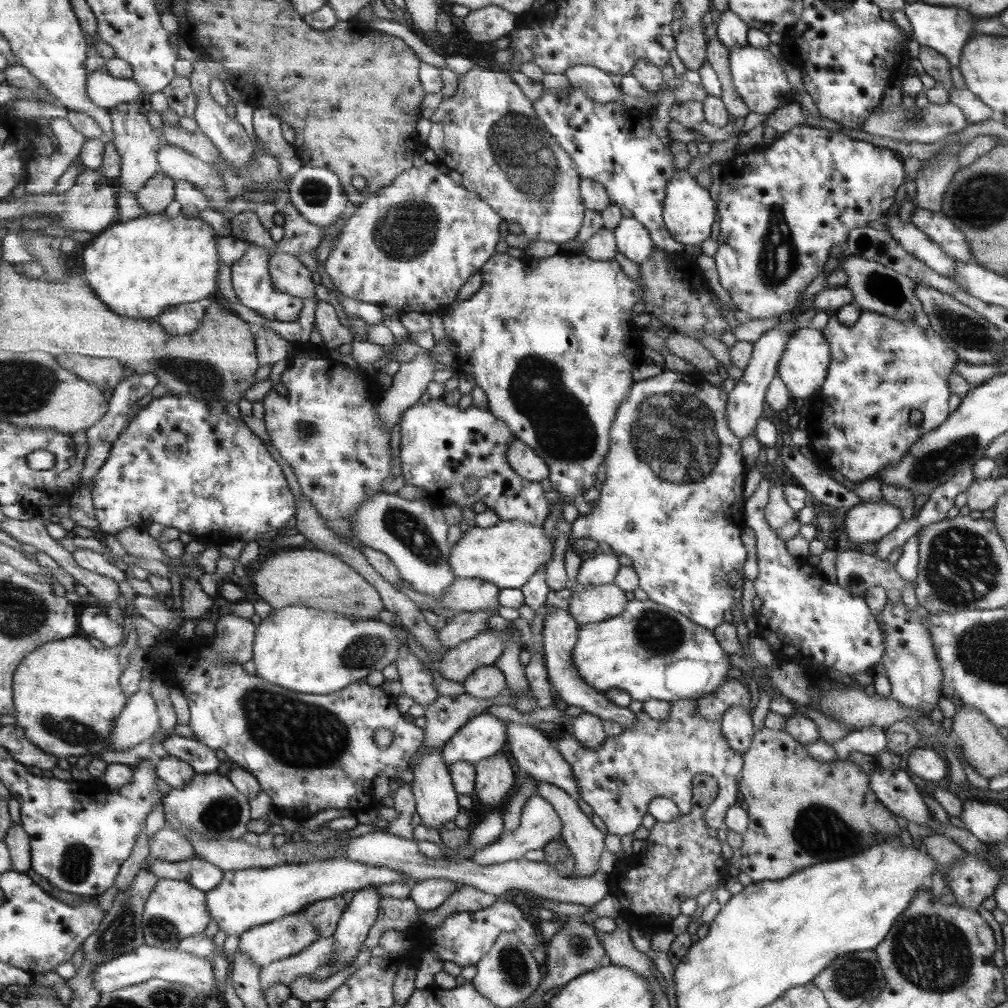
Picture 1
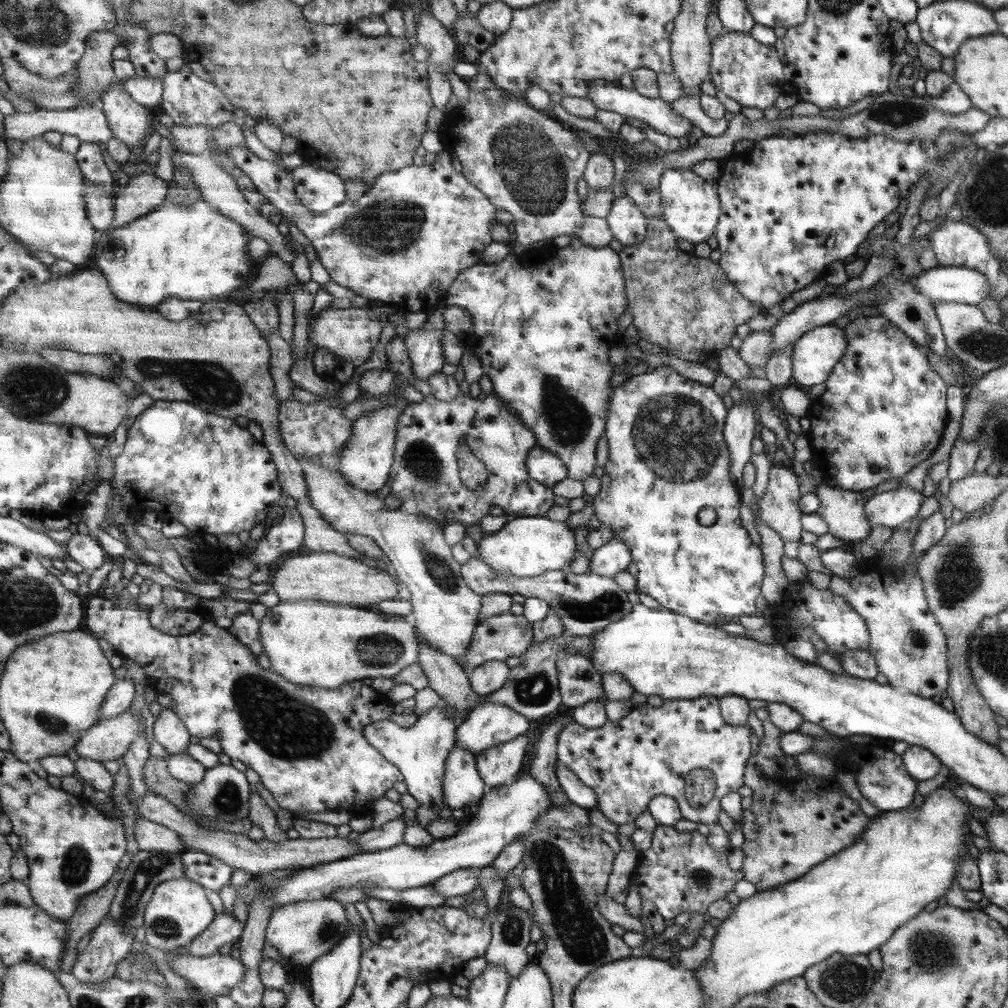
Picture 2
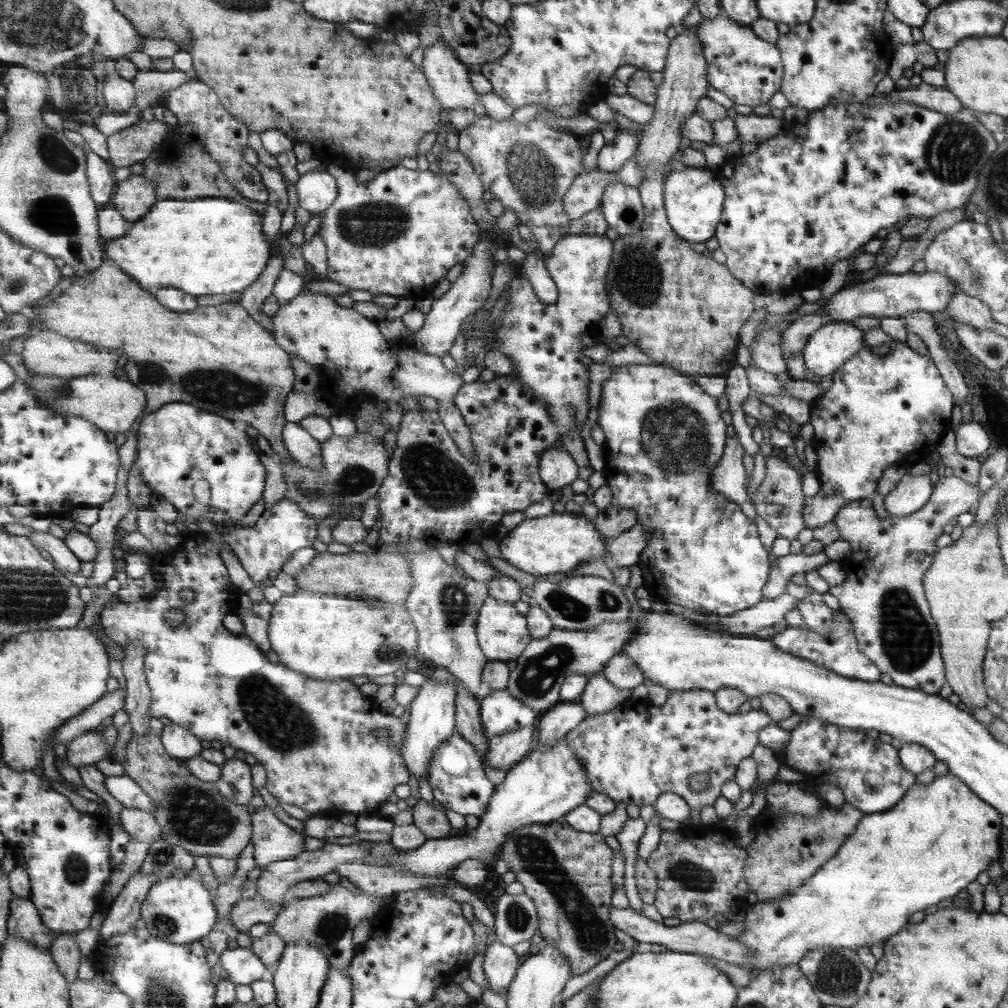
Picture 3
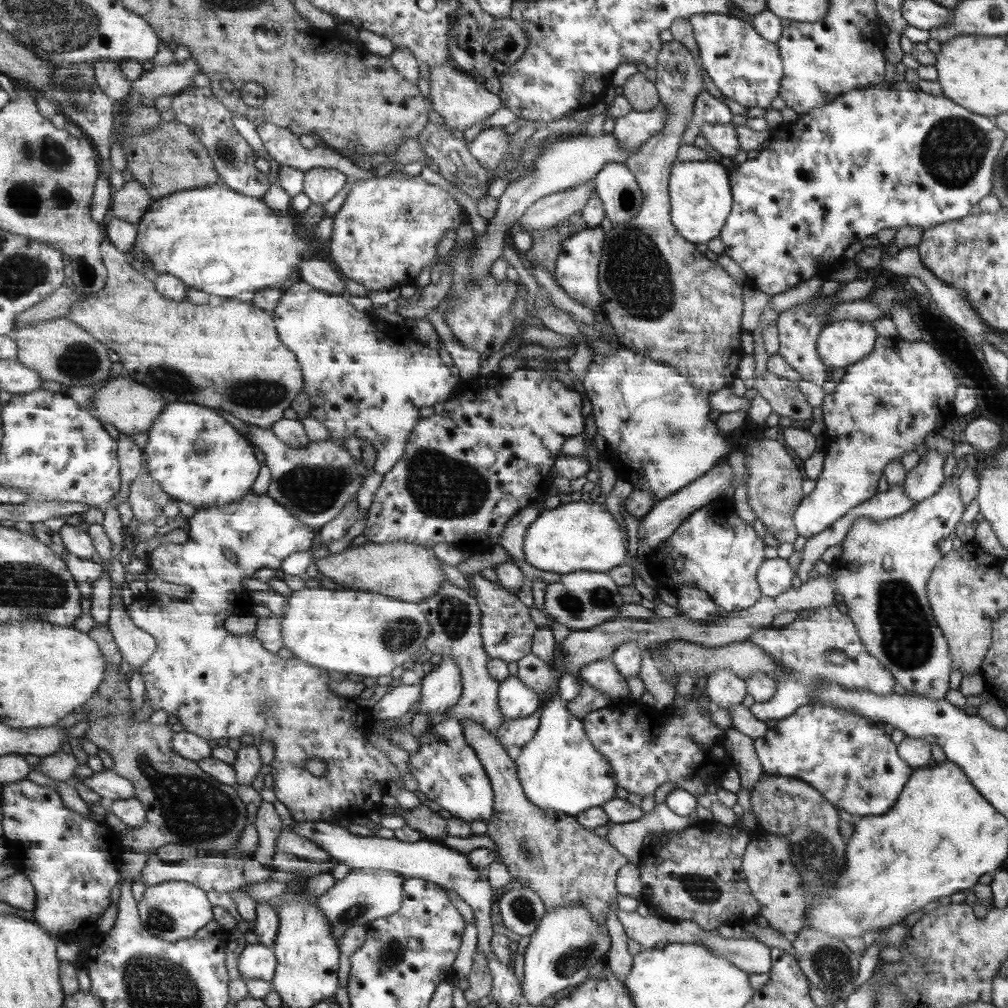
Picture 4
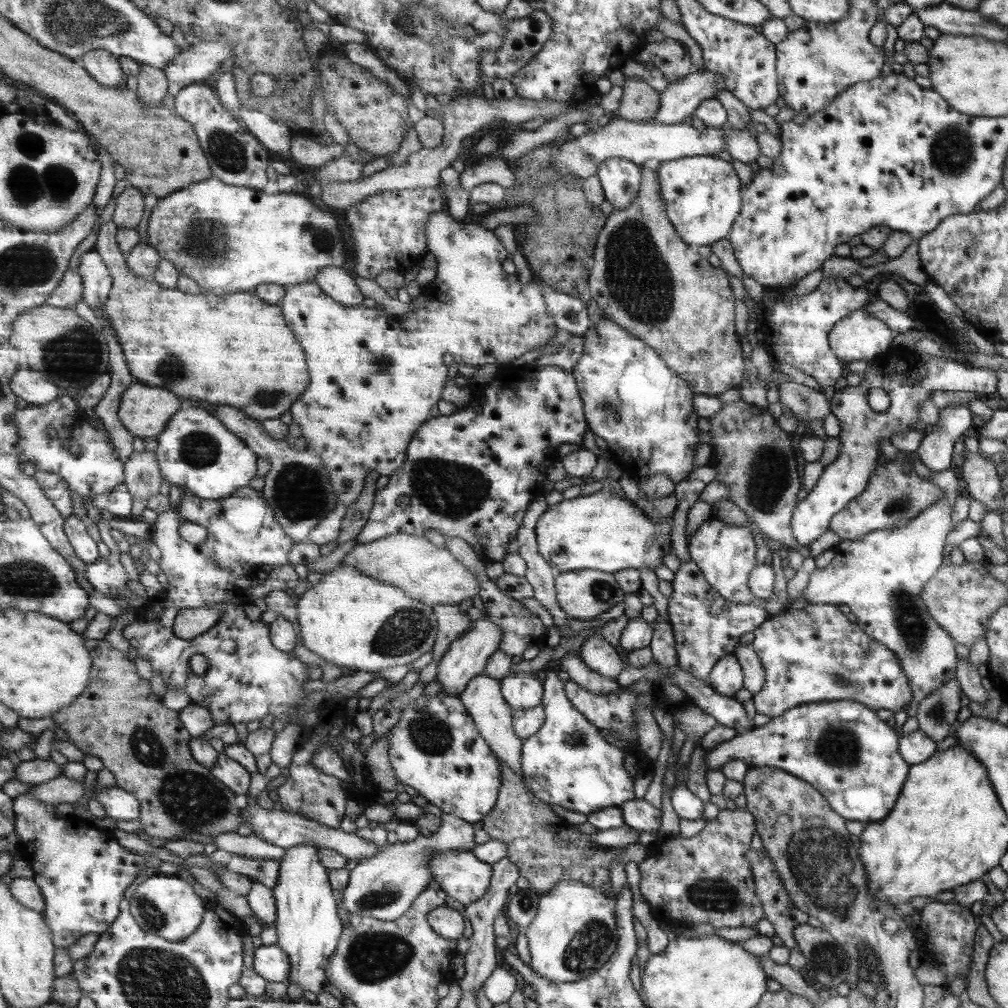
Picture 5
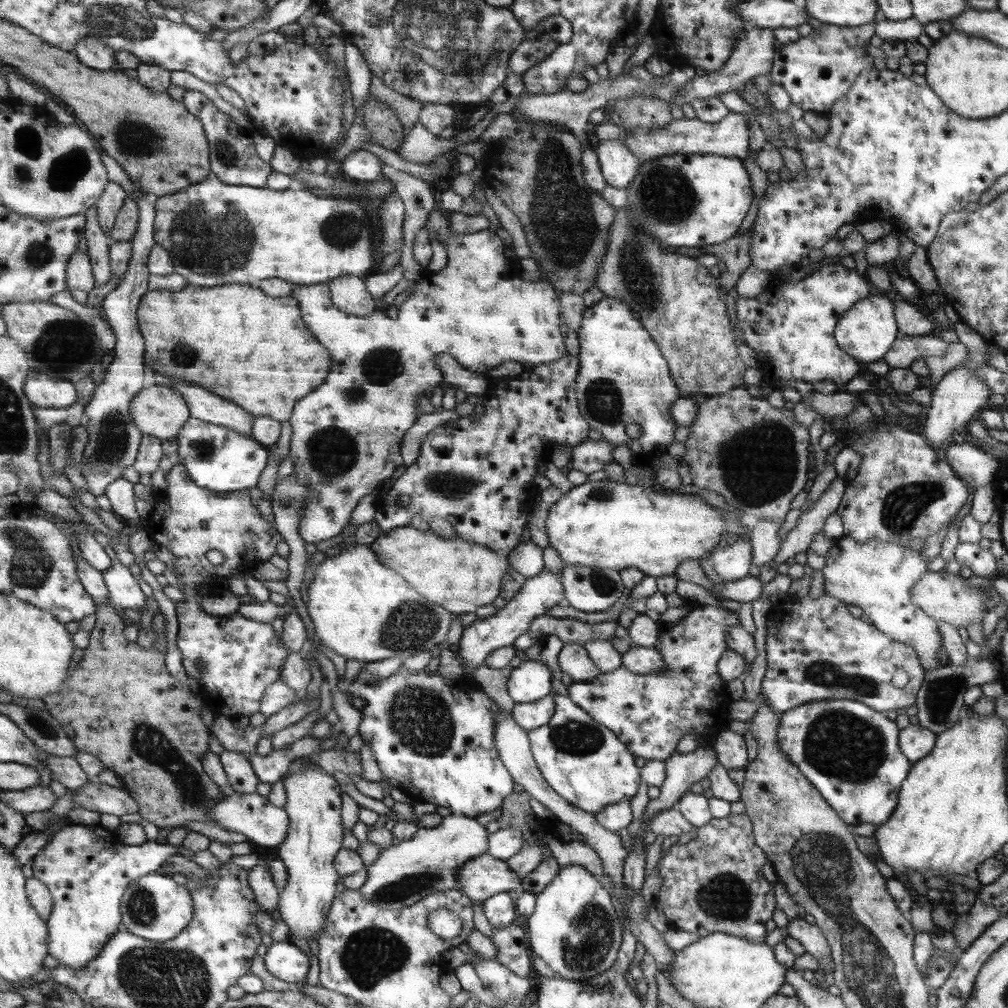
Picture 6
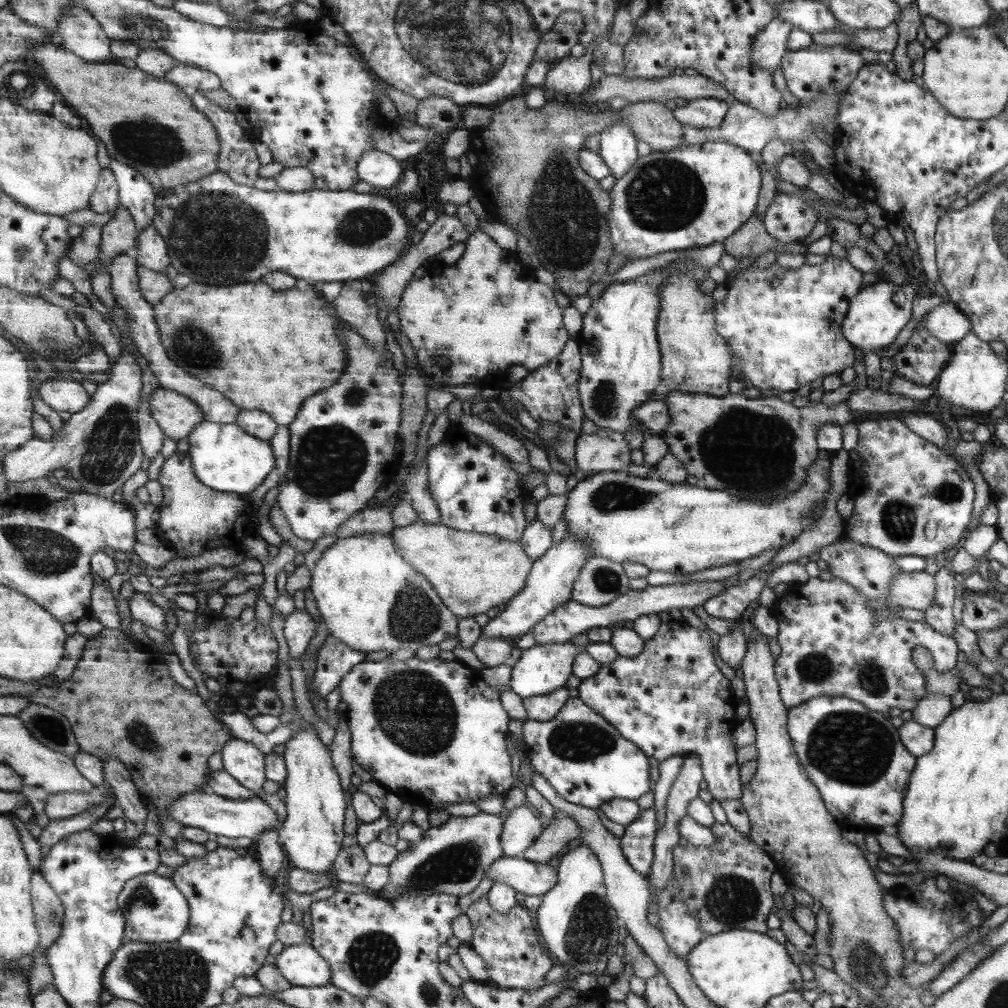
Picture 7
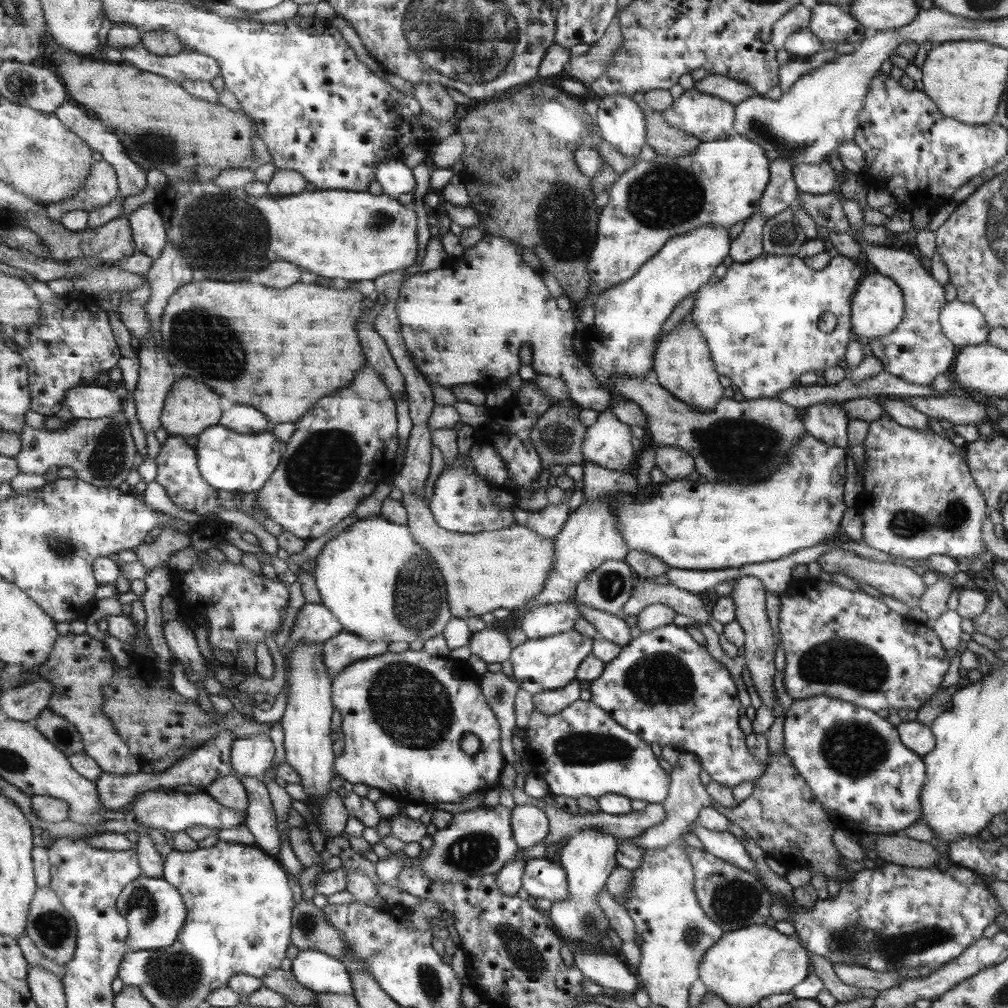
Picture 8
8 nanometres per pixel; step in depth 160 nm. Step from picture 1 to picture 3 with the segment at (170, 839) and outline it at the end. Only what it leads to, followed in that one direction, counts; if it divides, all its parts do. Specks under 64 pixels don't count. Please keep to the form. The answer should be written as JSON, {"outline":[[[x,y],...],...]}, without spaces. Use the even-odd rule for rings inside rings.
{"outline":[[[124,807],[119,817],[125,830],[135,840],[152,845],[164,838],[162,824],[159,824],[156,816],[150,812]]]}

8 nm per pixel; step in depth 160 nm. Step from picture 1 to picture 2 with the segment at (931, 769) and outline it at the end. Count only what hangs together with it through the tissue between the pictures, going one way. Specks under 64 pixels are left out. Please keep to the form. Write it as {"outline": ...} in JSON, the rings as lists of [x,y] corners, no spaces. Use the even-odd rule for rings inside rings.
{"outline":[[[909,745],[901,756],[904,769],[916,781],[933,778],[942,768],[938,757],[923,747]]]}

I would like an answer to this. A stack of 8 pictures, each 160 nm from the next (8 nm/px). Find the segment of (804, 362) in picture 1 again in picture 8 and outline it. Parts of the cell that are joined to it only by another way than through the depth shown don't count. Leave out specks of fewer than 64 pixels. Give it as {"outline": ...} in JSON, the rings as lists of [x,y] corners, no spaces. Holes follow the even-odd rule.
{"outline":[[[877,272],[863,277],[851,301],[851,330],[861,338],[882,338],[898,328],[904,318],[904,296],[902,289],[890,277]]]}

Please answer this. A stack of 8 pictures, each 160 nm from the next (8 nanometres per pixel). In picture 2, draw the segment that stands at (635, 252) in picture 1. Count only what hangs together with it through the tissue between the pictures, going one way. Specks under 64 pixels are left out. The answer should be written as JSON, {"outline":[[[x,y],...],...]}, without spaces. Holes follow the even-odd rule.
{"outline":[[[625,195],[612,200],[606,218],[612,238],[632,246],[646,238],[647,218]]]}

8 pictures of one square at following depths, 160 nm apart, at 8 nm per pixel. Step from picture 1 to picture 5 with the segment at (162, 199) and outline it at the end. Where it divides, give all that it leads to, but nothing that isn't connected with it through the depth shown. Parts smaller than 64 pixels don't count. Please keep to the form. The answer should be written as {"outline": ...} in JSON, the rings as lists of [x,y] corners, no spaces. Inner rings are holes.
{"outline":[[[129,186],[116,198],[113,221],[119,229],[133,230],[141,224],[145,214],[145,195],[141,189]]]}

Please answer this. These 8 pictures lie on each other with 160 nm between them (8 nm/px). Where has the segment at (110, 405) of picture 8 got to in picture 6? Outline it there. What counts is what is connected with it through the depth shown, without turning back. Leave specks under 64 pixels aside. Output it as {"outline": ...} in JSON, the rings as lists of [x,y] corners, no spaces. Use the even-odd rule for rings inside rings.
{"outline":[[[32,368],[24,388],[27,398],[36,407],[63,408],[77,402],[75,382],[57,380]]]}

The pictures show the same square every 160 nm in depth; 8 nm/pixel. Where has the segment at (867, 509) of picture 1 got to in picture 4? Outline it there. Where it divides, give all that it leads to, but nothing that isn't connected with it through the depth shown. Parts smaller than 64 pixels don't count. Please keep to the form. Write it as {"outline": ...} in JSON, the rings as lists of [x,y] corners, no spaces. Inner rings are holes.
{"outline":[[[927,449],[917,466],[906,472],[902,483],[903,495],[913,505],[934,496],[947,480],[942,470],[944,461],[937,451]]]}

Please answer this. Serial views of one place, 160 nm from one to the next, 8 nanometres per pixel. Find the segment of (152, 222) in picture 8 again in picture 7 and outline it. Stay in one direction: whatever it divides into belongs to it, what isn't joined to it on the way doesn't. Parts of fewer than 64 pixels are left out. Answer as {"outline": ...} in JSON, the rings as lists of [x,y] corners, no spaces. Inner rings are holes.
{"outline":[[[155,224],[139,232],[138,246],[134,254],[139,265],[157,272],[165,273],[172,266],[168,244],[157,231]]]}

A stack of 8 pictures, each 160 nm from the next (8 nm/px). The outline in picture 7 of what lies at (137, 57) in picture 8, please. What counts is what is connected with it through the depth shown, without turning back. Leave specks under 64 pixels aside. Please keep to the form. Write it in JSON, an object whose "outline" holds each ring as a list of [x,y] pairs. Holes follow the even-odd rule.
{"outline":[[[178,62],[176,67],[166,74],[165,80],[189,92],[196,89],[211,91],[222,88],[222,81],[214,72]]]}

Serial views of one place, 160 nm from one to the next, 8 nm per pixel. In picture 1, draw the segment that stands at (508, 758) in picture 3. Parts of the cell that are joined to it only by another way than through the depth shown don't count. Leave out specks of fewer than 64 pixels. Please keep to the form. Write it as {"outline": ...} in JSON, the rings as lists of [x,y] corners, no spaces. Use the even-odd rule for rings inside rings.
{"outline":[[[502,750],[490,758],[475,762],[474,765],[474,791],[477,800],[485,808],[496,808],[503,804],[503,798],[511,790],[513,770],[509,760],[505,758],[506,751]]]}

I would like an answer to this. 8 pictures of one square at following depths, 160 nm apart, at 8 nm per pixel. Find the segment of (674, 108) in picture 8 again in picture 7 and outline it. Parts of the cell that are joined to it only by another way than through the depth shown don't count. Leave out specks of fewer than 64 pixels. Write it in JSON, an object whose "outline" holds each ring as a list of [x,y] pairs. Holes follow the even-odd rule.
{"outline":[[[711,98],[696,99],[683,107],[676,107],[672,114],[681,125],[710,129],[718,127],[729,103]]]}

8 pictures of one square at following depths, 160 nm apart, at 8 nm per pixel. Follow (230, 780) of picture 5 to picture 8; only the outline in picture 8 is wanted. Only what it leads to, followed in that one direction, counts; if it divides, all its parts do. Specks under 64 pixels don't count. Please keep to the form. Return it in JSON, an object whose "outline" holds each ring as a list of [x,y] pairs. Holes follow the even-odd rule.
{"outline":[[[269,733],[239,737],[233,741],[231,766],[235,774],[263,778],[276,760],[276,746]]]}

